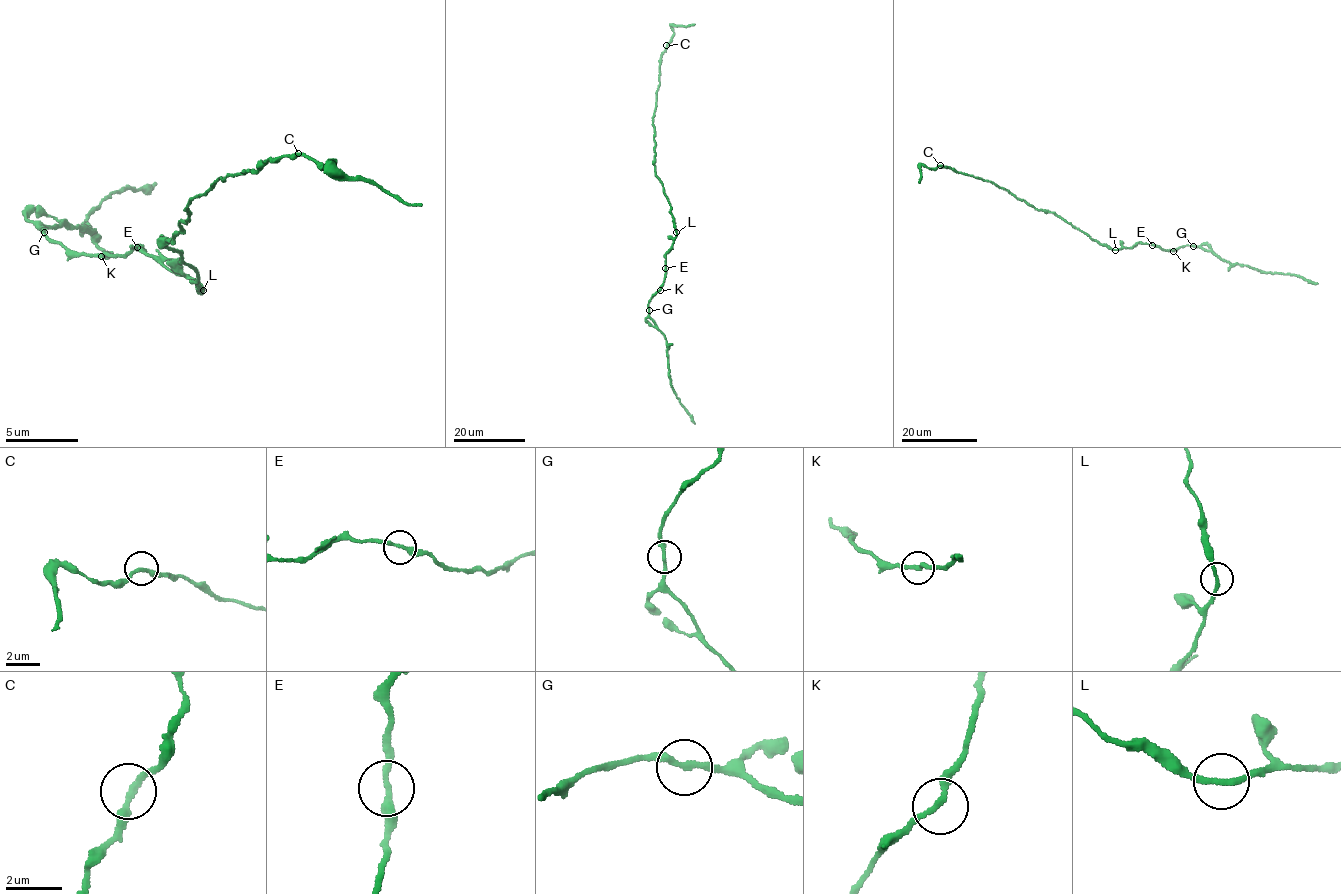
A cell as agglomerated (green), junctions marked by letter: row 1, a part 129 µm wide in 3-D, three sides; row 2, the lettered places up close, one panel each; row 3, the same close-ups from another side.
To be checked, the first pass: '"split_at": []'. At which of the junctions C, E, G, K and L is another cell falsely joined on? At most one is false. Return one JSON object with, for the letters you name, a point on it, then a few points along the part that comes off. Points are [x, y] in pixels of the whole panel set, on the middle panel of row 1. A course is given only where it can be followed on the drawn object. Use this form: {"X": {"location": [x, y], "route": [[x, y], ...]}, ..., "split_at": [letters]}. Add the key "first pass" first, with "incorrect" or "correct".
{"first pass": "correct", "split_at": []}

